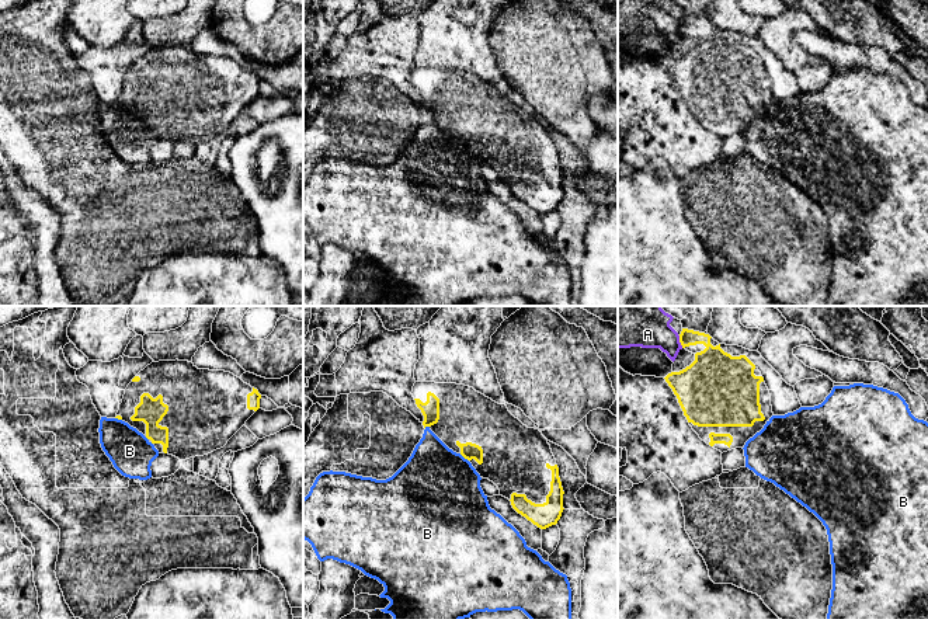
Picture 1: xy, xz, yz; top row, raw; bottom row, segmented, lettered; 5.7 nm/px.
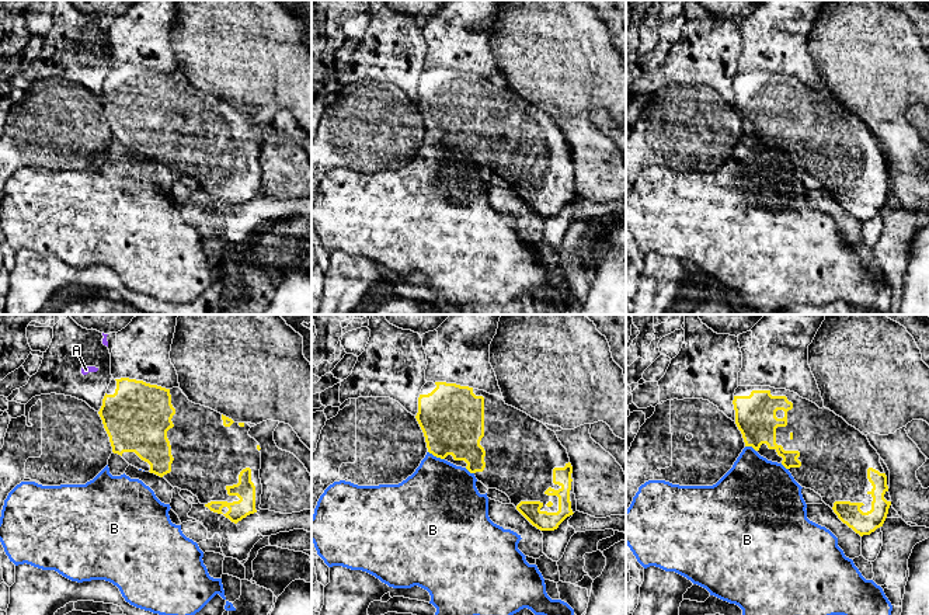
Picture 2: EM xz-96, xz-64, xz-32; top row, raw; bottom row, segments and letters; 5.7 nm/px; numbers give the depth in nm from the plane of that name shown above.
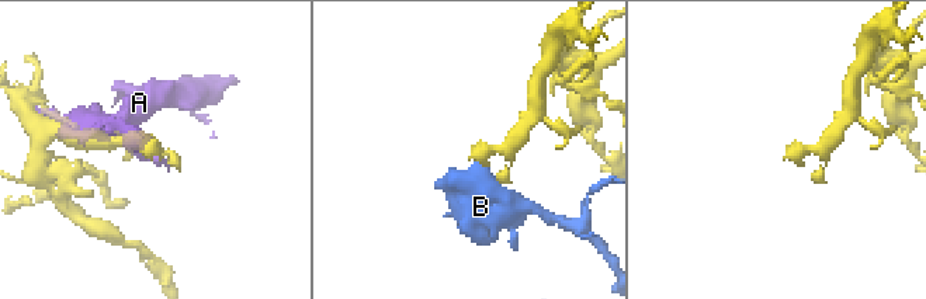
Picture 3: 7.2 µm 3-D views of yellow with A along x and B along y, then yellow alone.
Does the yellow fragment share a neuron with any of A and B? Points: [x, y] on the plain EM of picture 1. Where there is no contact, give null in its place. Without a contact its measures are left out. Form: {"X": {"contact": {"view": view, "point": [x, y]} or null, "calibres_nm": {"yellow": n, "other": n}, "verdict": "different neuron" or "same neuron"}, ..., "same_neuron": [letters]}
{"A": {"contact": {"view": "yz", "point": [680, 27]}, "calibres_nm": {"yellow": 240, "other": 190}, "verdict": "different neuron"}, "B": {"contact": {"view": "xz", "point": [464, 142]}, "calibres_nm": {"yellow": 100, "other": 480}, "verdict": "different neuron"}, "same_neuron": []}

